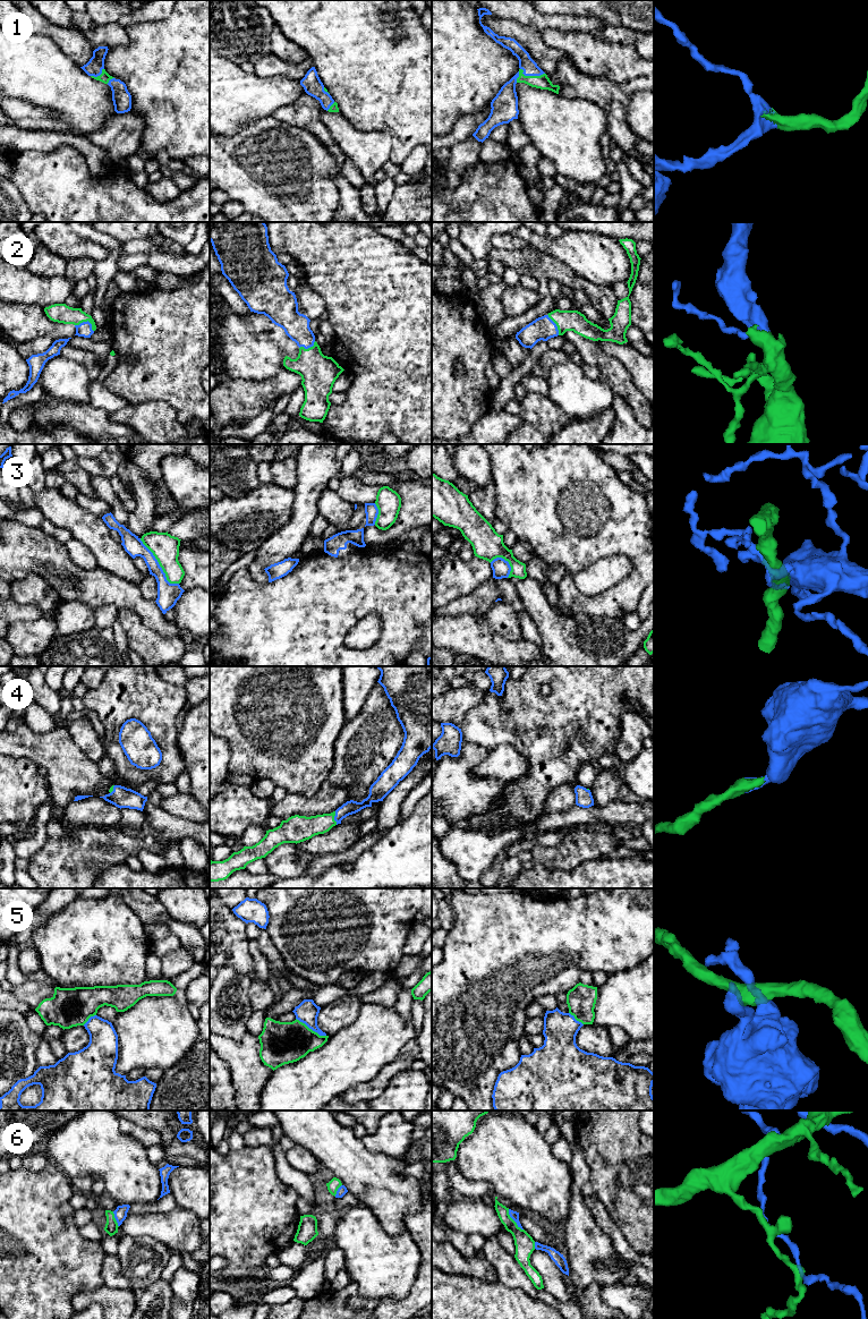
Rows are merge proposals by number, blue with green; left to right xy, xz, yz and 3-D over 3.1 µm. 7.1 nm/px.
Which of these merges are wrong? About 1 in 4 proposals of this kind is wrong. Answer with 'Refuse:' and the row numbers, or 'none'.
Refuse: 3, 6

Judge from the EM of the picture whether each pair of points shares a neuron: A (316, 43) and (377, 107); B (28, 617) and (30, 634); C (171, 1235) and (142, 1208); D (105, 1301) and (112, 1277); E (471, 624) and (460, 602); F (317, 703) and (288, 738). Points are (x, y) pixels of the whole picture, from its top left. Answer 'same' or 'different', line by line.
A: same
B: different
C: different
D: different
E: different
F: same

